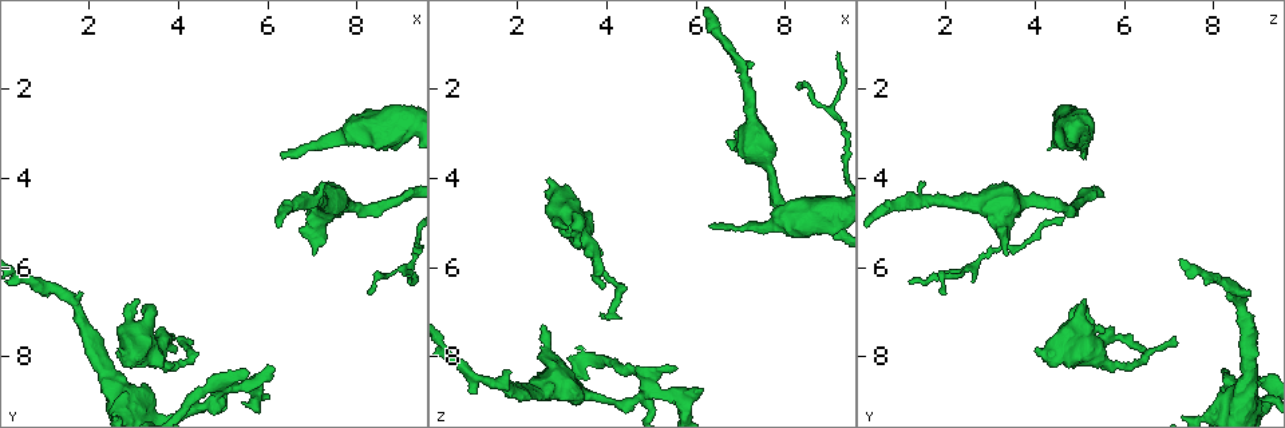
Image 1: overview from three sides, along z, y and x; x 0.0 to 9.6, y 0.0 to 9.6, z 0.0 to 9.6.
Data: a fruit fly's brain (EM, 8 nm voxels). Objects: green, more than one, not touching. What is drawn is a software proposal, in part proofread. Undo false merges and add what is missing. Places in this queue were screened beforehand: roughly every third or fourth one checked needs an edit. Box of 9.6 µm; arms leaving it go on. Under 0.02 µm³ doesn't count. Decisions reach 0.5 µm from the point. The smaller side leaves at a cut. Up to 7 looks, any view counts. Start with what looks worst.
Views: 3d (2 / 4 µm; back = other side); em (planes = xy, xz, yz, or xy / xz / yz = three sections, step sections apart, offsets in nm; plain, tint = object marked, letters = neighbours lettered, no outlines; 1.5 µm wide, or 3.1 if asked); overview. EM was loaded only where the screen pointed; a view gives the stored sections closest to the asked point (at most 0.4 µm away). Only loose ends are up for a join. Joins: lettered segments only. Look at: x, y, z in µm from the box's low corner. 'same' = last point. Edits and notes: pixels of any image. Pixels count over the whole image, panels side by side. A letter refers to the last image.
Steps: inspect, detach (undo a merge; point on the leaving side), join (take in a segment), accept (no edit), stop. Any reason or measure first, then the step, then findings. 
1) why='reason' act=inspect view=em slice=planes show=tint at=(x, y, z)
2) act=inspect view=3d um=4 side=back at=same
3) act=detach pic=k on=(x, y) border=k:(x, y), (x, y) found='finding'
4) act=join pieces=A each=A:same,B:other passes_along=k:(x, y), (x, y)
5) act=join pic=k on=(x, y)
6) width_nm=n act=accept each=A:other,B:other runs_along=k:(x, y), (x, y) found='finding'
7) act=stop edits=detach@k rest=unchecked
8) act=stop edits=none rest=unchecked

why='free end' act=inspect view=em slice=xy step=4 show=letters at=(4.00, 7.90, 6.45)

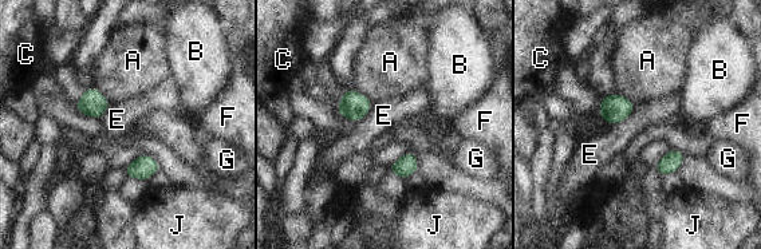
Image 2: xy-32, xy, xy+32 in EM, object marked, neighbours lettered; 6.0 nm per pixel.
act=inspect view=em slice=planes show=letters at=same

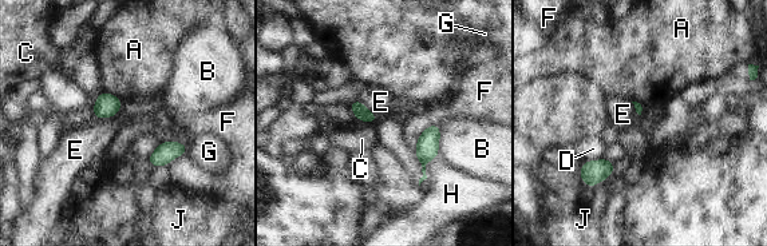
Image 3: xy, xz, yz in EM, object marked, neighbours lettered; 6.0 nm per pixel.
act=accept each=A:other,B:other,C:other,D:other,E:other,F:other,G:other,H:other,J:other border=3:(123, 102), (114, 115), (95, 120) found='none of them fits'

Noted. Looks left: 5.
why='free end' act=inspect view=3d um=2 at=(6.30, 3.55, 5.10)

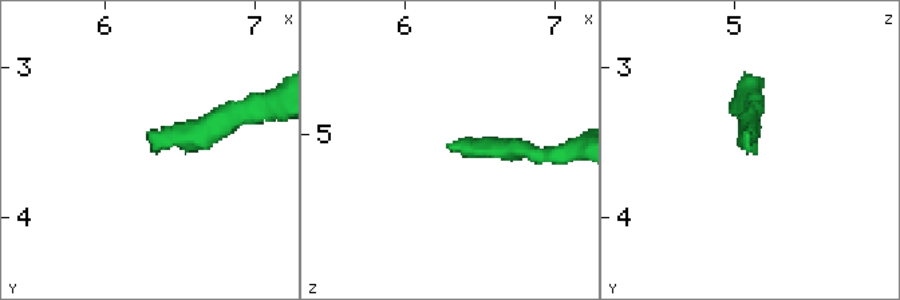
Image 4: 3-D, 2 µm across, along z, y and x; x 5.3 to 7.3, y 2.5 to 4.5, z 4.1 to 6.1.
act=inspect view=em slice=planes show=letters at=(6.32, 3.52, 5.12)

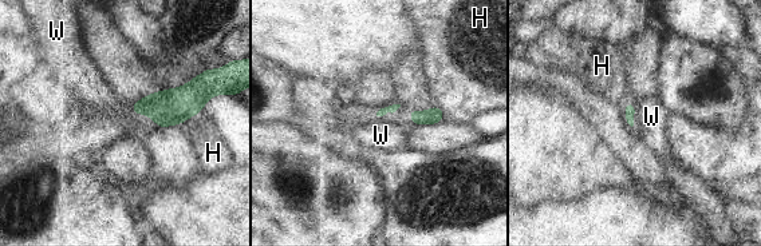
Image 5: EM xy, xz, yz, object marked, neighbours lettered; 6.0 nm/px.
act=accept each=H:other,W:other border=5:(634, 103), (635, 116) found='no lettered segment goes on from it'

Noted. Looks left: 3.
why='three arms meet' act=inspect view=3d um=2 at=(5.00, 8.70, 8.85)

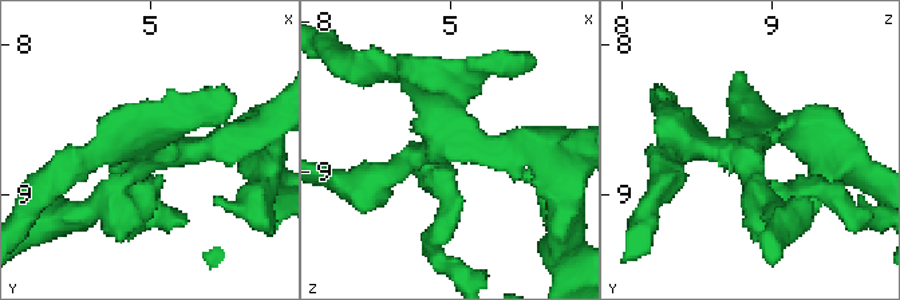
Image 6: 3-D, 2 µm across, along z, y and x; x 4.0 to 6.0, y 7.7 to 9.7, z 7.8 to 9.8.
why='shape alone is not enough' act=inspect view=em slice=planes show=letters at=(5.02, 8.70, 8.82)

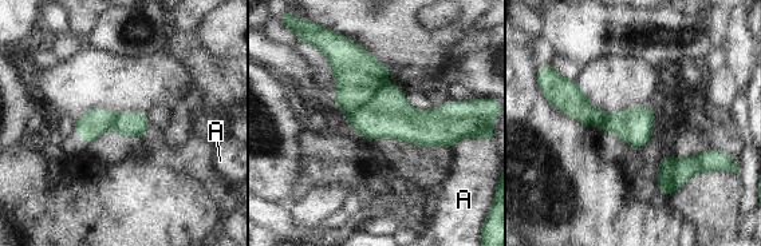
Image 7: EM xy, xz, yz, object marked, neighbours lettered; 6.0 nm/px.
width_nm=160 act=detach pic=7 on=(355, 71) each=A:other border=7:(387, 83), (349, 115) found='two neurons meet here'

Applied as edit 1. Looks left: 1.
act=stop edits=detach@7 rest=unchecked

